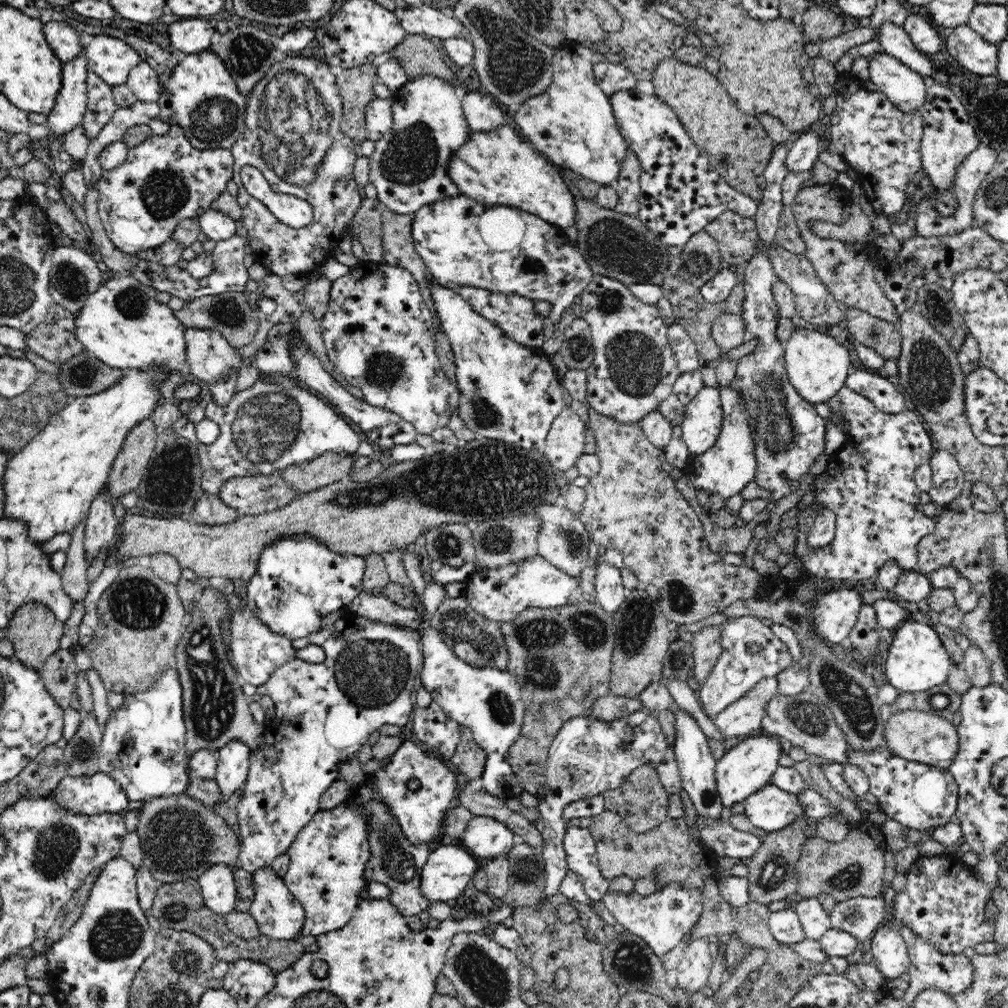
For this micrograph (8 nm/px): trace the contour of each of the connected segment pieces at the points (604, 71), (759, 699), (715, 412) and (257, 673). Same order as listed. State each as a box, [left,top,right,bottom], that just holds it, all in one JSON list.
[[595,60,638,97],[712,678,776,738],[682,387,723,456],[228,599,295,686]]

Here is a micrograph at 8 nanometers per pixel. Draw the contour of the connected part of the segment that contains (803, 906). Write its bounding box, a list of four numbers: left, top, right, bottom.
[795,897,832,941]

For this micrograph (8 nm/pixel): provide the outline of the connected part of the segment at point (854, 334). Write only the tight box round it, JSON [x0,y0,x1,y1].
[844,308,901,359]

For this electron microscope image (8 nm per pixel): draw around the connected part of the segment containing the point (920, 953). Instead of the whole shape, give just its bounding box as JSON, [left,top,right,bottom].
[885,905,974,1005]

